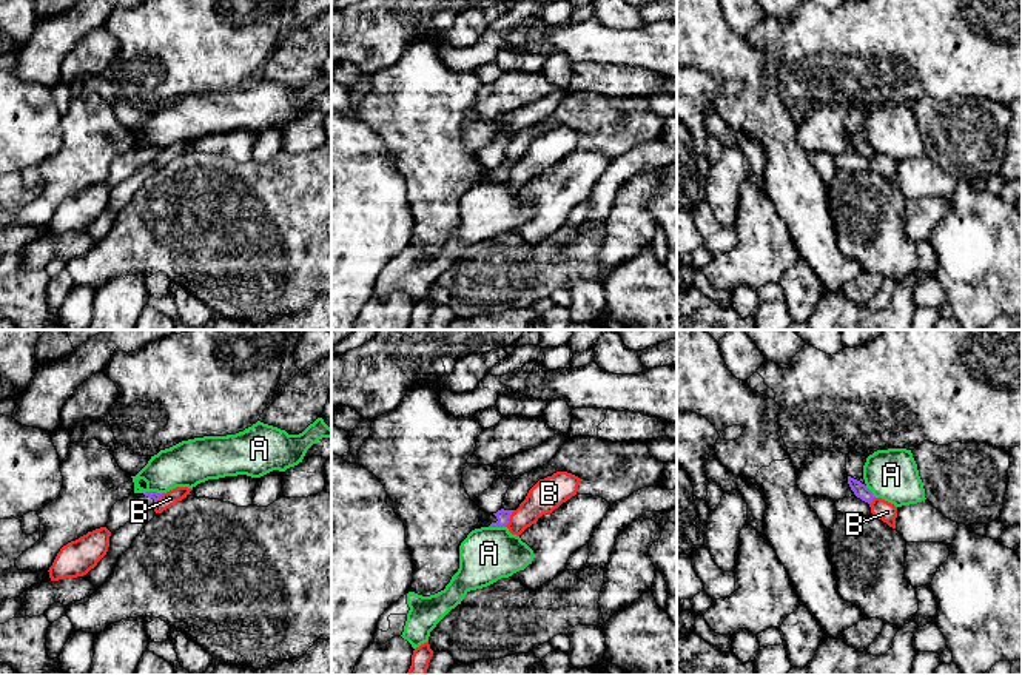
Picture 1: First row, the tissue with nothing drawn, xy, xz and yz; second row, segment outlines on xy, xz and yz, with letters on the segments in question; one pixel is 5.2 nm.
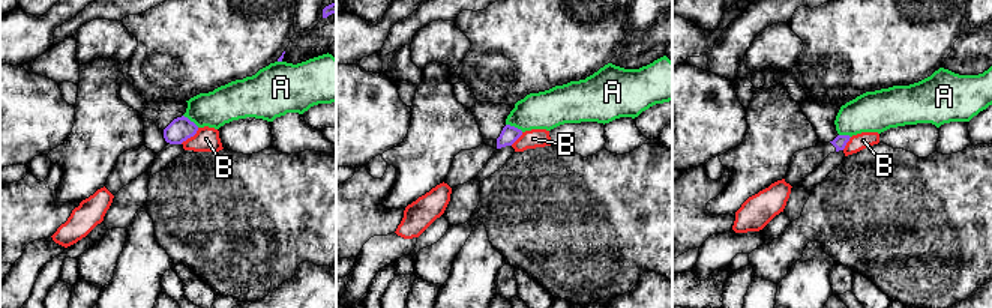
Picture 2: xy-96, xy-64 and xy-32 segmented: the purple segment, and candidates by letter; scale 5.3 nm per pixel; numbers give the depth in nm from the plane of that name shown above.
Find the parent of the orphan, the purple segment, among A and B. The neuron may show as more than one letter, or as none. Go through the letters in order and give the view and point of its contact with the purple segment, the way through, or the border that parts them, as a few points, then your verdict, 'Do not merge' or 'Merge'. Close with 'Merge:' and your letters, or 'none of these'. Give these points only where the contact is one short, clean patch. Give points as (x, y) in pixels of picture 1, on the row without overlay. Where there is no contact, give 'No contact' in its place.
A: Touches purple at xz (497, 181). Do not merge
B: Touches purple at xz (509, 173). Boundary: xz (514, 165), (504, 181). Do not merge
Merge: none of these

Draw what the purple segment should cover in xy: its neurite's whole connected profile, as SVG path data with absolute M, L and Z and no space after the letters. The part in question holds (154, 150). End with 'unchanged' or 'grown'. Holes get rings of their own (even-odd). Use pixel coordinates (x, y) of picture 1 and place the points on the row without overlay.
M157 146L133 148L131 151L117 156L109 166L109 174L105 182L114 188L126 177L133 176L140 166L153 162L162 149L163 148Z; grown

